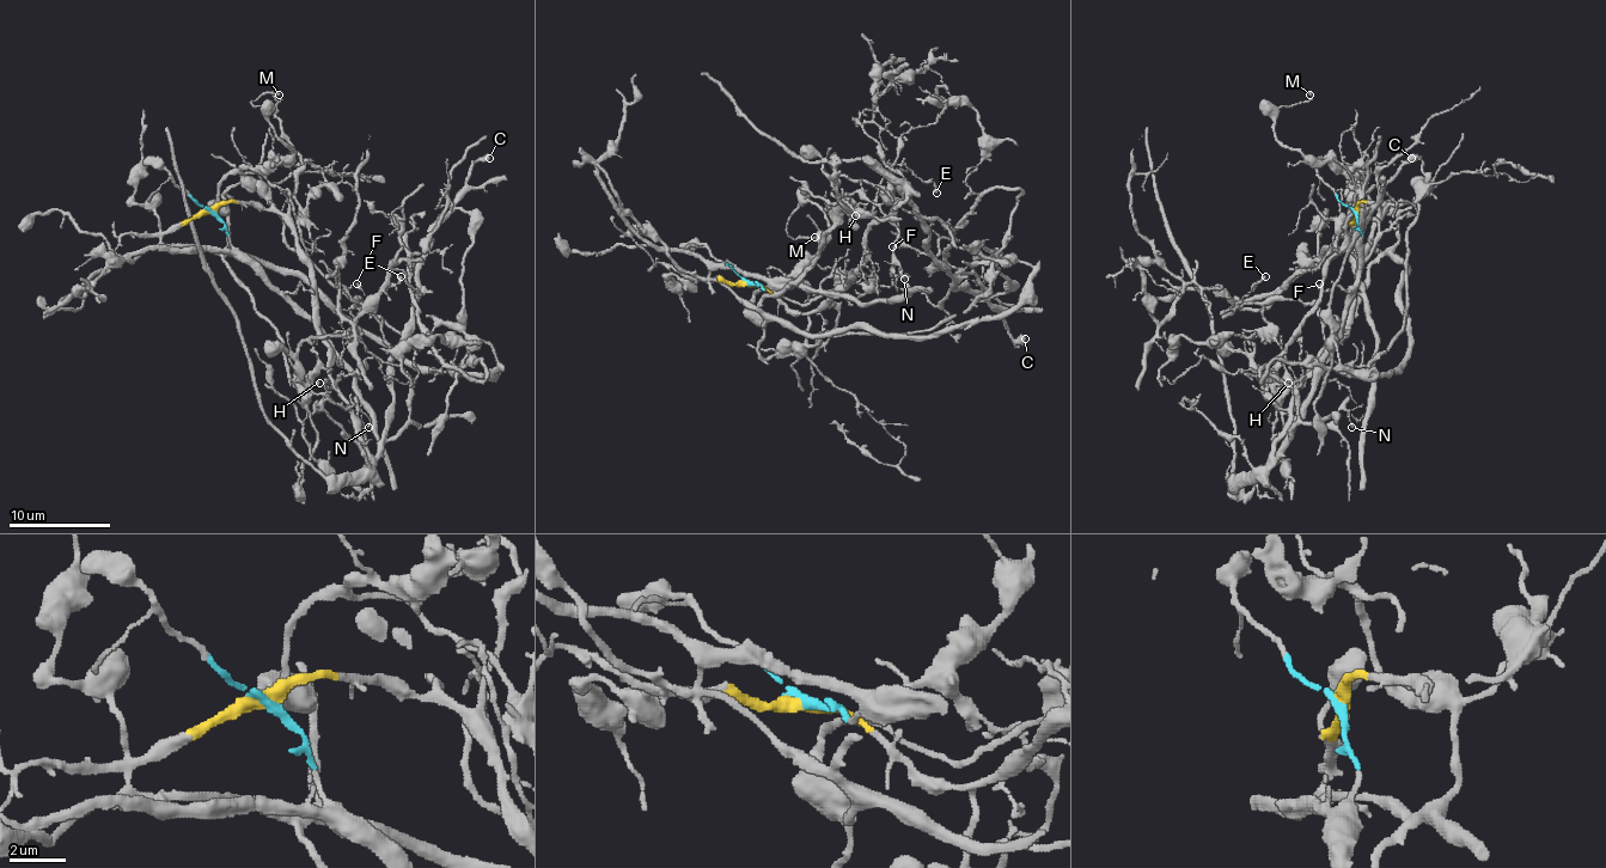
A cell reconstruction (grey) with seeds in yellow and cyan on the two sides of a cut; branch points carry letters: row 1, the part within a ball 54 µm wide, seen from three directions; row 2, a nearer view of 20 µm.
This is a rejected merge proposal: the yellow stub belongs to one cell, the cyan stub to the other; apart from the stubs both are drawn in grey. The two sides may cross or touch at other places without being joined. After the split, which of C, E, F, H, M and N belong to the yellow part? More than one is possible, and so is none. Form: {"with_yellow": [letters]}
{"with_yellow": ["C", "E", "F", "N"]}

